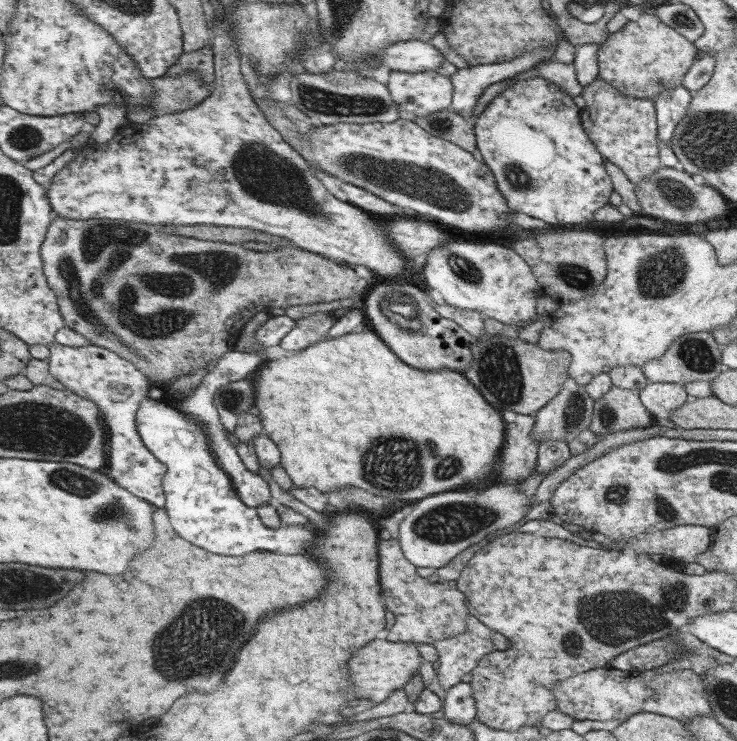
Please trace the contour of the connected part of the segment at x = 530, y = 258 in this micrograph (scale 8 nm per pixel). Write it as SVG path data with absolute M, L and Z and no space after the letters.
M531 230L529 236L513 238L507 246L531 268L541 286L541 294L551 296L555 302L571 302L591 296L605 276L601 236L587 230Z

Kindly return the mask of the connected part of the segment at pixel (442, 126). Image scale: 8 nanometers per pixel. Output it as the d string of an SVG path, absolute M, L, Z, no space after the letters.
M439 110L427 116L417 116L413 120L421 130L425 130L427 134L453 142L455 146L467 150L467 152L475 152L475 136L473 136L473 126L467 124L467 120L451 110Z

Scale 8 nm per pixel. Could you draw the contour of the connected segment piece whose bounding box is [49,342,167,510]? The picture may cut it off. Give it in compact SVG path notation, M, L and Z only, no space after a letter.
M61 342L49 344L51 348L51 374L61 380L69 390L77 392L83 398L93 400L103 410L103 420L109 428L109 468L111 478L119 482L123 488L133 492L137 498L153 504L153 508L163 508L163 492L161 492L161 476L165 472L165 464L159 462L147 448L145 440L141 438L141 432L137 428L137 412L145 400L149 382L145 378L145 372L137 368L131 360L119 356L113 350L93 346L93 344L81 344L81 346L65 346Z

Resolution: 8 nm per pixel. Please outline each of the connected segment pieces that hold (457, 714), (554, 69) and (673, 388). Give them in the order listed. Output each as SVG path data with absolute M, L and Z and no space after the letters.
M455 684L445 692L443 700L443 714L447 722L453 724L469 724L477 716L477 704L473 698L473 688L471 684Z
M545 62L545 64L539 64L535 68L531 68L529 72L523 72L523 74L517 74L515 78L511 78L513 82L521 82L521 78L531 78L531 76L541 76L545 78L549 84L561 88L561 92L577 98L581 96L581 86L577 84L577 76L575 76L575 68L571 64L561 64L561 62Z
M647 382L637 392L647 412L651 414L659 412L661 416L667 416L669 410L675 410L681 404L685 404L685 398L687 398L683 384L677 384L677 382Z

